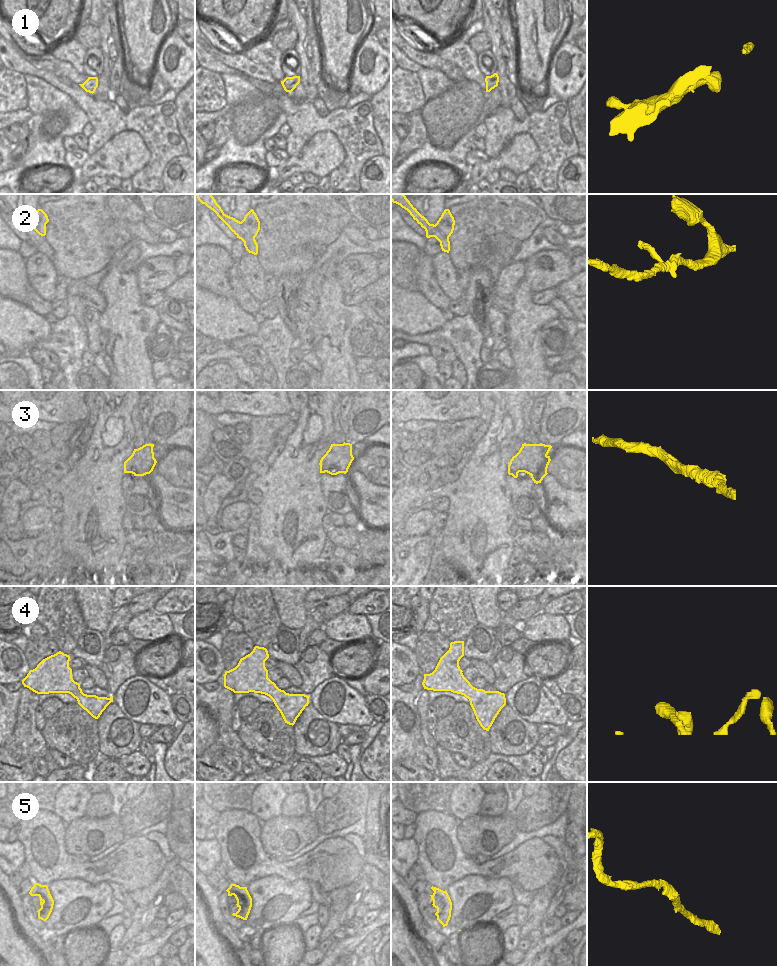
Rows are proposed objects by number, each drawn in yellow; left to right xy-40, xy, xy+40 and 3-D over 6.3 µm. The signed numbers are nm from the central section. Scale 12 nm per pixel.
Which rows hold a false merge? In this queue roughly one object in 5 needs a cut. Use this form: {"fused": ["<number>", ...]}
{"fused": []}

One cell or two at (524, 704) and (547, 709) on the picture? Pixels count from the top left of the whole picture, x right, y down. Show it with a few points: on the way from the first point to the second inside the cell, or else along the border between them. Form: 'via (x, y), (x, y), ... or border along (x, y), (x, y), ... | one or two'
via (530, 703), (537, 703), (541, 706) | one

